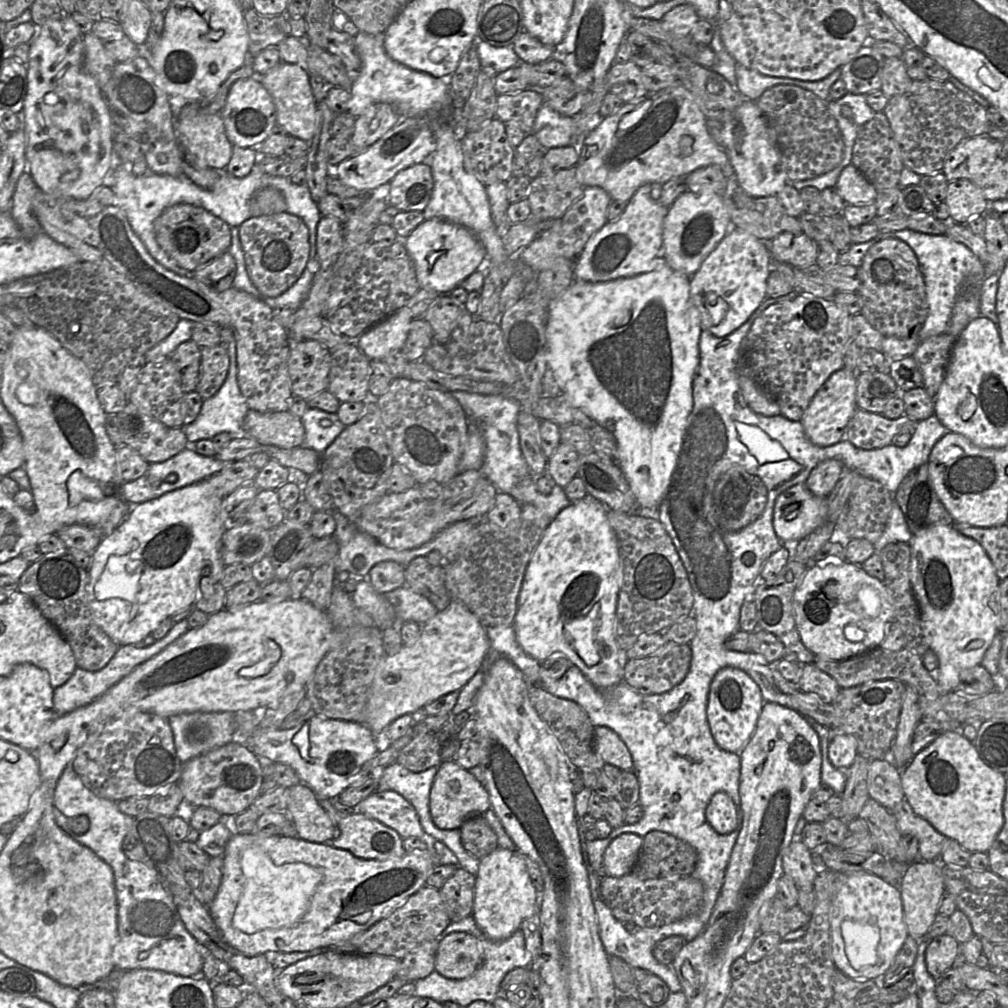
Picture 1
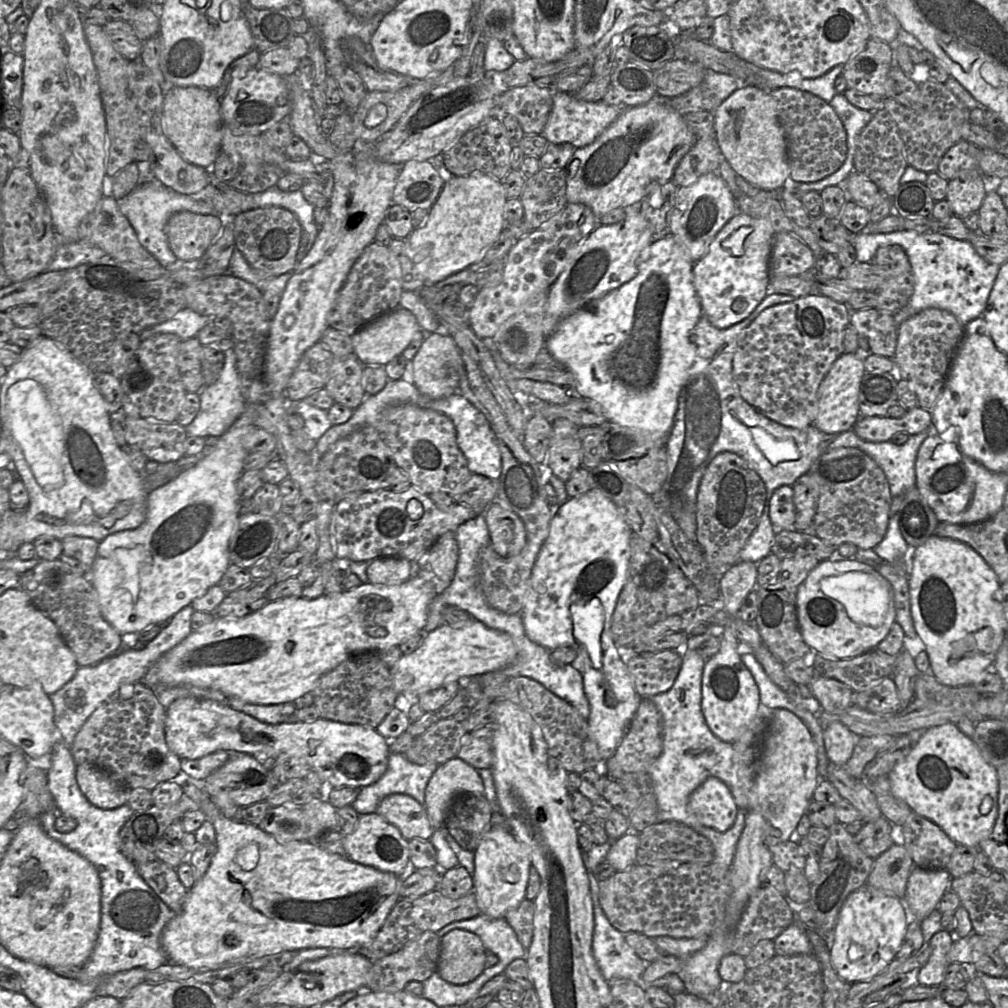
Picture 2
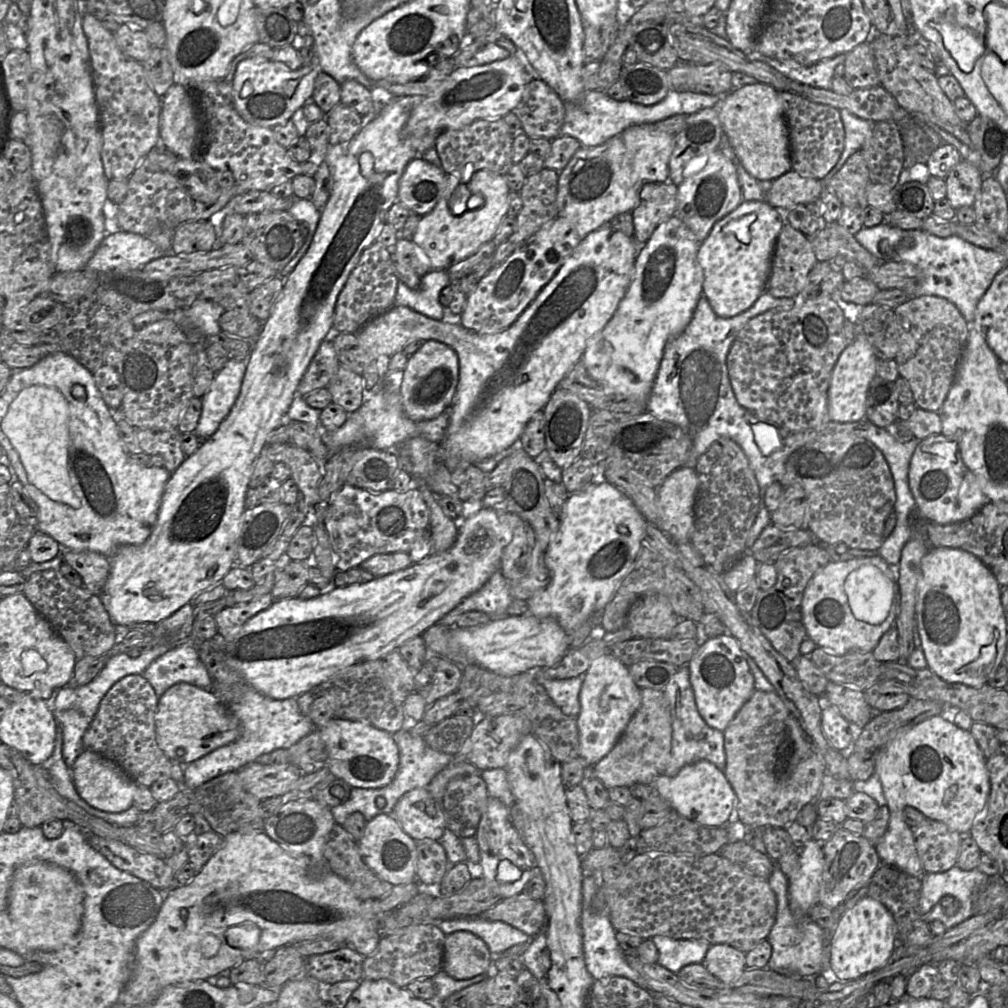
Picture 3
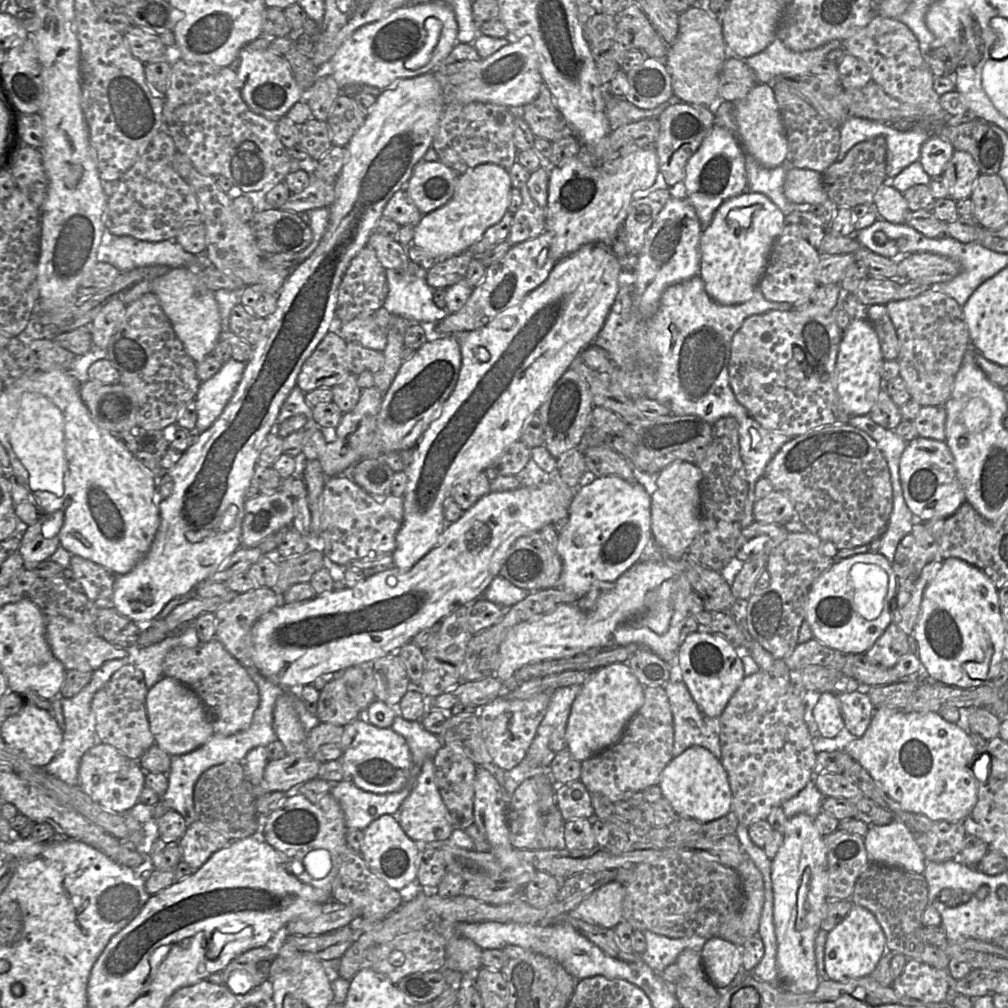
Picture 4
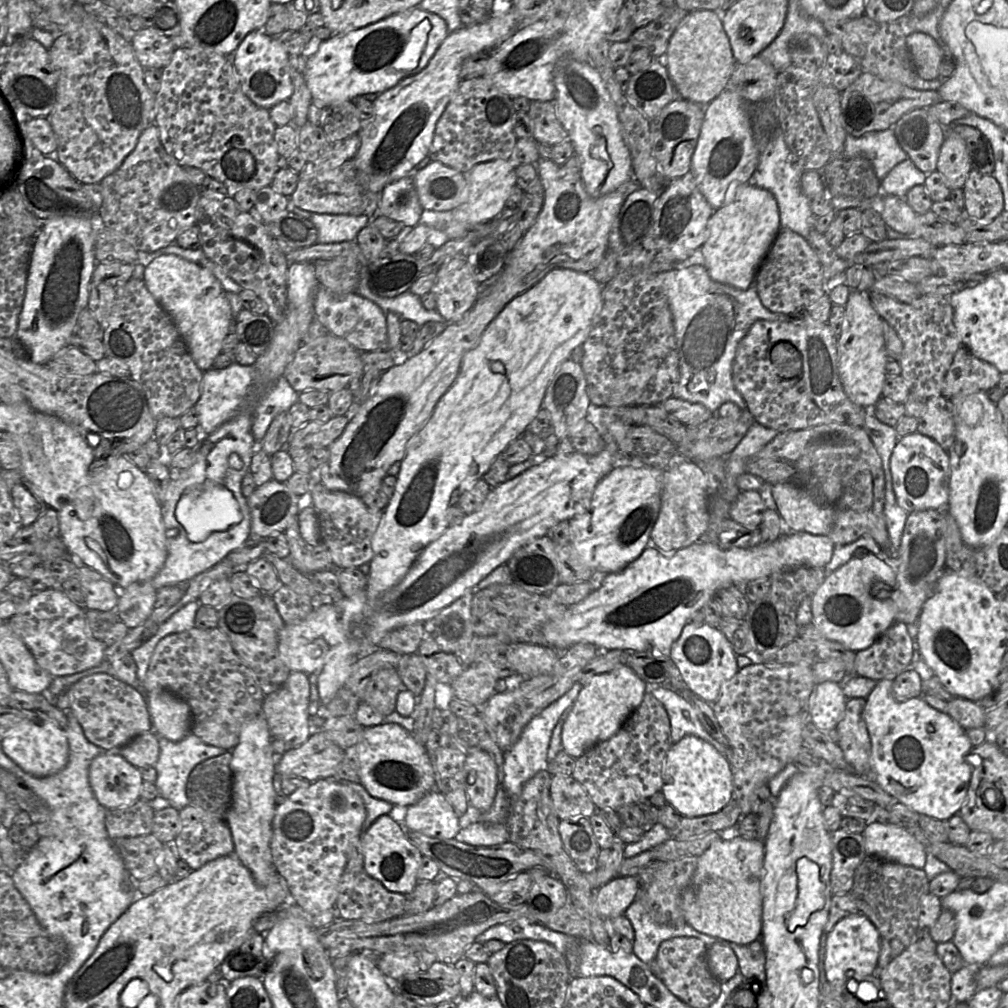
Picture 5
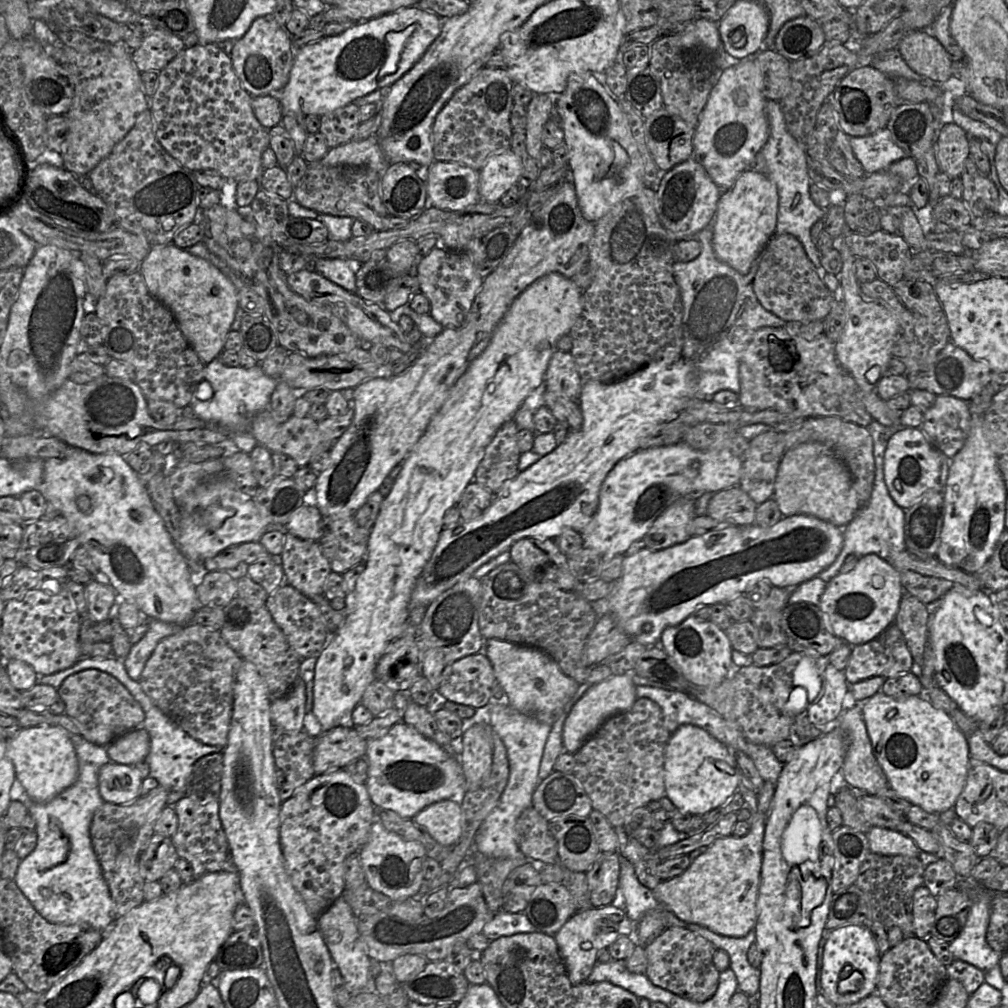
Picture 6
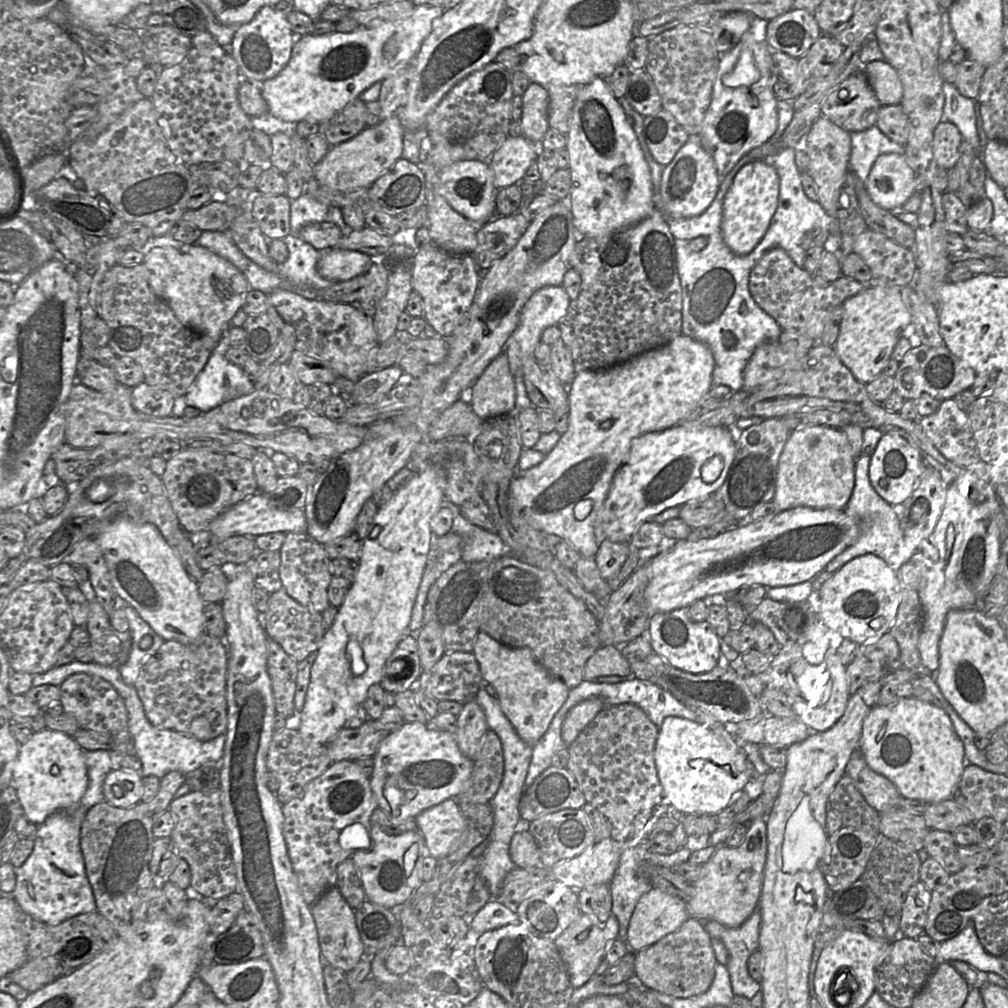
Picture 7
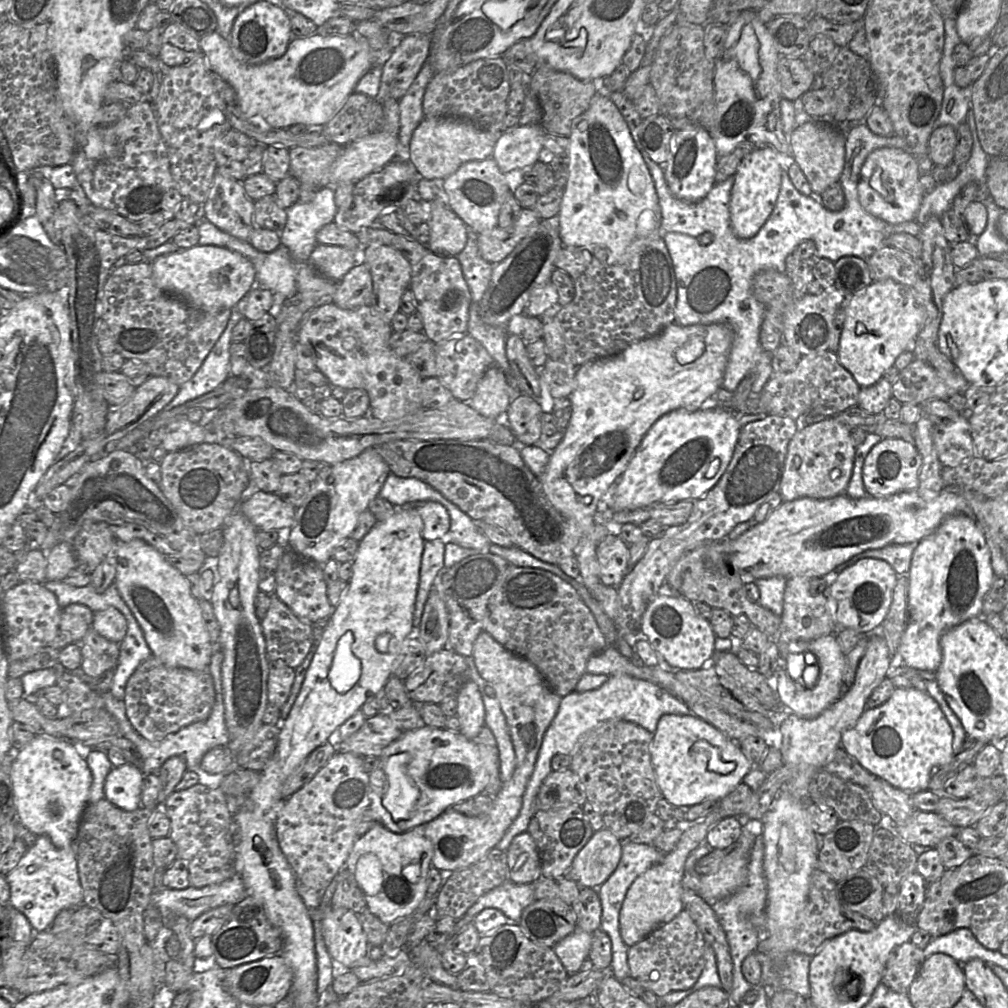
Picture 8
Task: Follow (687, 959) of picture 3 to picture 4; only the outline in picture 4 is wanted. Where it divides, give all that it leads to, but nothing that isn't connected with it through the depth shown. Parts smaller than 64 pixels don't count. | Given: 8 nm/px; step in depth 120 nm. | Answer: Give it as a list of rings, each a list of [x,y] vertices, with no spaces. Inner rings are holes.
[[[648,930],[642,933],[645,936],[646,949],[640,956],[656,973],[662,973],[667,966],[674,964],[684,949],[689,948],[701,952],[707,941],[701,936],[669,938]]]

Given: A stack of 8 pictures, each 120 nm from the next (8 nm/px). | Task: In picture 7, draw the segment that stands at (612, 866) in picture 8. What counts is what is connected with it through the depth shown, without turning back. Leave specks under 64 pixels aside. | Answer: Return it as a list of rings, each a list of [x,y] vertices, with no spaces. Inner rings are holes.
[[[613,839],[597,841],[593,847],[588,848],[577,857],[559,862],[551,871],[557,882],[576,889],[576,891],[589,885],[608,884],[617,869],[620,853],[620,845]]]

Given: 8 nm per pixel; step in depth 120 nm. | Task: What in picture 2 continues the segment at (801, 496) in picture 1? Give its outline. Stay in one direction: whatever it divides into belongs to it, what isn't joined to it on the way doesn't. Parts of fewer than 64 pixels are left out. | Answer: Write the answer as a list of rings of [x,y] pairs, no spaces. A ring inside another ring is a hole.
[[[792,485],[777,488],[769,503],[769,517],[777,530],[795,530],[796,509]]]

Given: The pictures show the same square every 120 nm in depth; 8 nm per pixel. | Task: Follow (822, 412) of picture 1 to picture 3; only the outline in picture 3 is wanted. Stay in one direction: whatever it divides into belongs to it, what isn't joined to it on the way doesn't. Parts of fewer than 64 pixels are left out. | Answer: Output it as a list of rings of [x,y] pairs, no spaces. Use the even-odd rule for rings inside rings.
[[[863,333],[849,343],[840,354],[831,373],[828,388],[828,414],[832,422],[850,423],[866,418],[866,399],[871,381],[877,375],[877,357]]]

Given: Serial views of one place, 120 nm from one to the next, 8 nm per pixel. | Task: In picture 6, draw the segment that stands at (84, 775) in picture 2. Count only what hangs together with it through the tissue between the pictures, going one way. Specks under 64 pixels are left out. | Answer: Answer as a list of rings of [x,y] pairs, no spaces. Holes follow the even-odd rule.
[[[110,761],[99,771],[99,791],[104,802],[129,804],[140,796],[142,778],[134,766]]]

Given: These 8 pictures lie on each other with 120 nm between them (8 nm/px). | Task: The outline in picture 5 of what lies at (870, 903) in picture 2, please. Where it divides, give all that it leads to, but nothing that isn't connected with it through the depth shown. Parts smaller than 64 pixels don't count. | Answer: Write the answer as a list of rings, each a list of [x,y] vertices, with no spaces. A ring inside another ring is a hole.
[[[863,913],[849,915],[836,923],[828,934],[825,953],[827,982],[833,987],[843,987],[847,977],[877,974],[881,935]]]

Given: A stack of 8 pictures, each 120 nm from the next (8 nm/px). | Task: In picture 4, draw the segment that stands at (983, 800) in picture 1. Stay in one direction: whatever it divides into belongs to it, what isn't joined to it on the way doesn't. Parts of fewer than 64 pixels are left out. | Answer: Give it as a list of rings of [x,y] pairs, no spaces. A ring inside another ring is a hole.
[[[886,707],[875,709],[871,723],[861,738],[850,741],[844,752],[857,761],[903,810],[924,814],[932,821],[963,822],[977,803],[978,785],[973,773],[977,749],[969,732],[959,724],[943,719],[936,712],[904,712]],[[897,820],[889,825],[869,825],[864,837],[870,862],[923,874],[927,859],[908,827]]]

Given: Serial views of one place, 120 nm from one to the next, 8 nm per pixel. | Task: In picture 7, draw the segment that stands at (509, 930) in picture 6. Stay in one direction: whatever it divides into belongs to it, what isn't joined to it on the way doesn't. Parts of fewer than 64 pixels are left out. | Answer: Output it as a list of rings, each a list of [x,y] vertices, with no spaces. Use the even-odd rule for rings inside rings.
[[[490,901],[475,916],[471,923],[471,929],[482,936],[488,931],[505,926],[516,926],[519,923],[520,919],[516,912],[513,912],[499,901]]]

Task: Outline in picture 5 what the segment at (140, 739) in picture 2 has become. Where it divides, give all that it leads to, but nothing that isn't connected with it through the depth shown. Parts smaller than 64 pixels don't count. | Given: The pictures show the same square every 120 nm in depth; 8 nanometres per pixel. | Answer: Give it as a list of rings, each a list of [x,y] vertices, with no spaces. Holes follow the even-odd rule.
[[[131,653],[111,662],[114,675],[96,673],[86,676],[68,688],[69,712],[79,722],[84,735],[104,751],[117,751],[136,736],[152,731],[146,696],[135,689],[139,684],[137,667]]]

